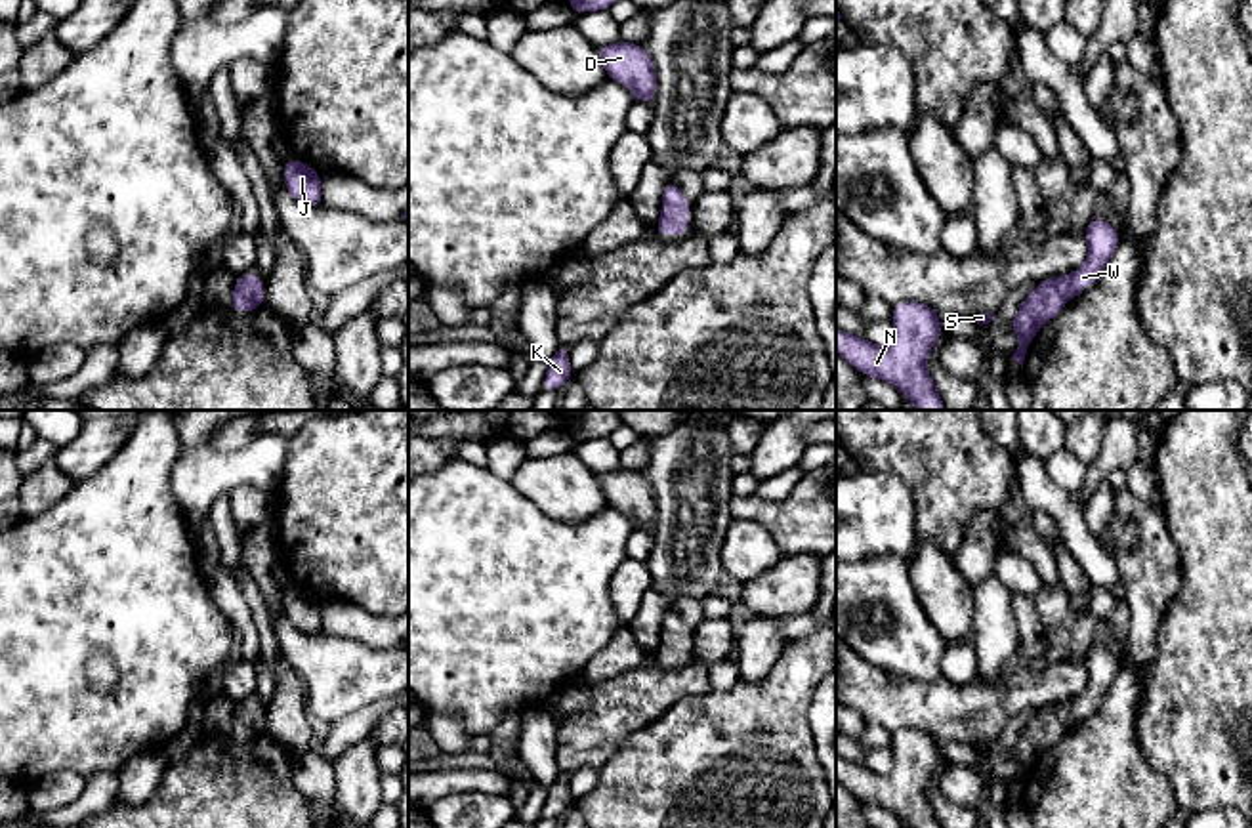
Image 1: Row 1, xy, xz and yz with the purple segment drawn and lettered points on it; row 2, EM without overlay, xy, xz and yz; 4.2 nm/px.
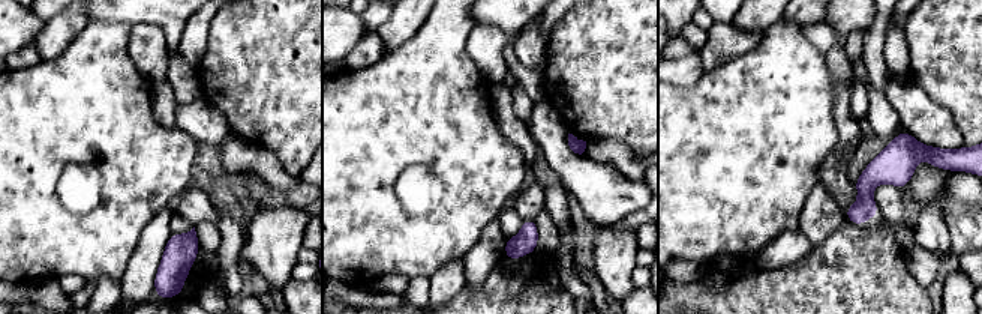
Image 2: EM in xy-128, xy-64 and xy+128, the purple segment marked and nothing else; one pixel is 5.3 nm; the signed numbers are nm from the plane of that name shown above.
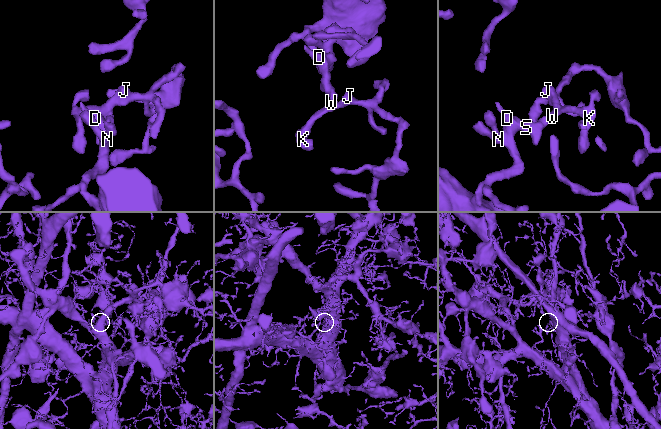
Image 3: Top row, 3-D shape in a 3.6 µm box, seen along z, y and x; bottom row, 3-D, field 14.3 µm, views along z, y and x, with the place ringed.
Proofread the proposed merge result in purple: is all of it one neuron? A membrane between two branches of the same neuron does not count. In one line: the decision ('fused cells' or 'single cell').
fused cells

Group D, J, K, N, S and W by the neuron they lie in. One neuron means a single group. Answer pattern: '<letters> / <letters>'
D N S / J K W

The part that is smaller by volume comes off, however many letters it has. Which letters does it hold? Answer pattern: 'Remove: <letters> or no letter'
Remove: J, K, W

